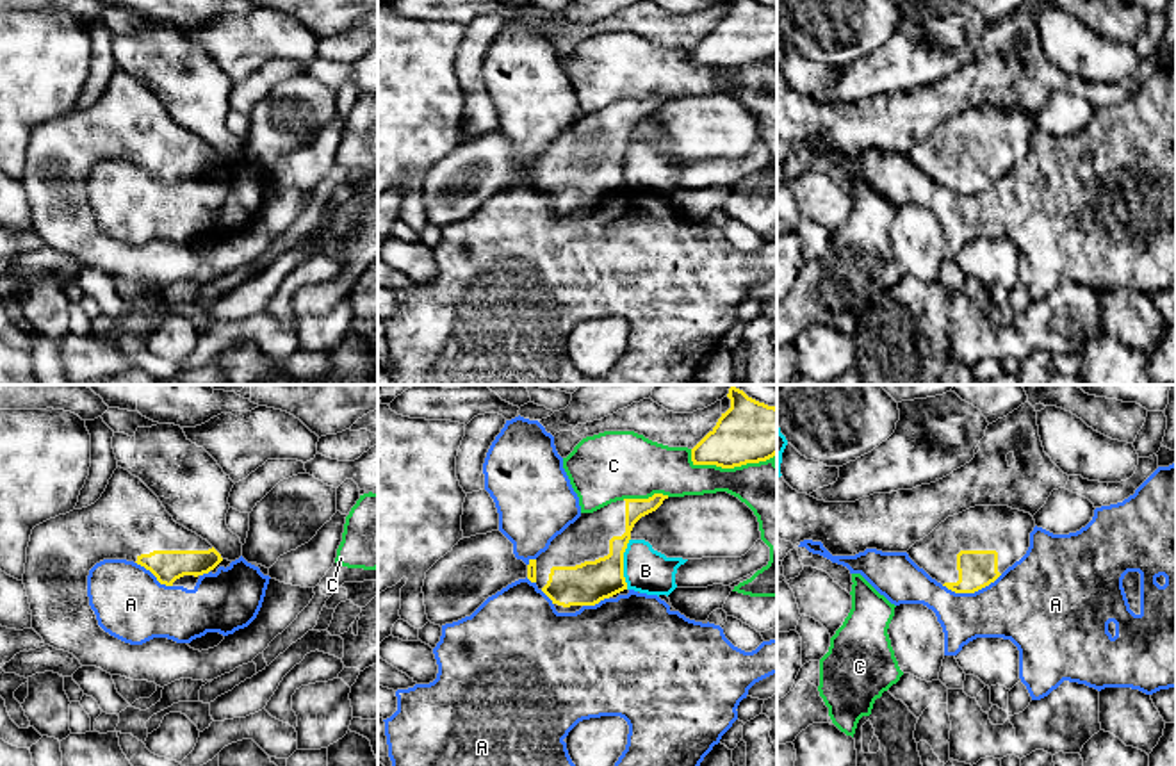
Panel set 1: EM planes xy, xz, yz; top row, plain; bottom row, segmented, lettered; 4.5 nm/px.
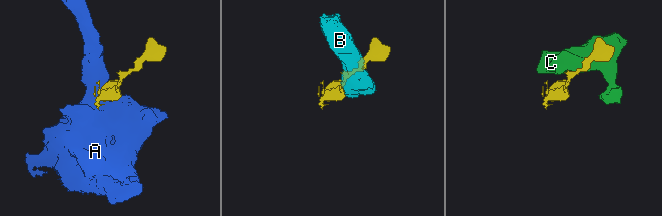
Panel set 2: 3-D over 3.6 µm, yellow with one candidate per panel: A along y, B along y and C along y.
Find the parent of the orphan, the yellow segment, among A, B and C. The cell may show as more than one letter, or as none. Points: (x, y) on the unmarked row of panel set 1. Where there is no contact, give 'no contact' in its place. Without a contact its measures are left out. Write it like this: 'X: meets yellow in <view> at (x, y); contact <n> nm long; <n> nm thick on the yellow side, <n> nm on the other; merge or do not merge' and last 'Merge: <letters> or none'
A: meets yellow in yz at (971, 193); contact 280 nm long; 180 nm thick on the yellow side, 360 nm on the other; do not merge
B: meets yellow in xz at (622, 164); contact 240 nm long; 190 nm thick on the yellow side, 200 nm on the other; do not merge
C: meets yellow in xz at (727, 68); contact 380 nm long; 280 nm thick on the yellow side, 260 nm on the other; do not merge
Merge: none

